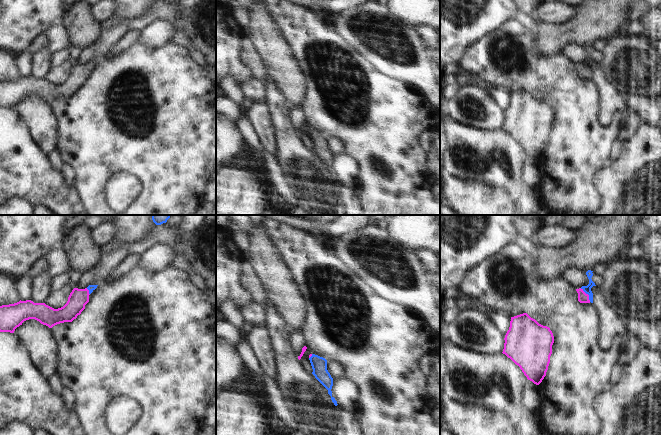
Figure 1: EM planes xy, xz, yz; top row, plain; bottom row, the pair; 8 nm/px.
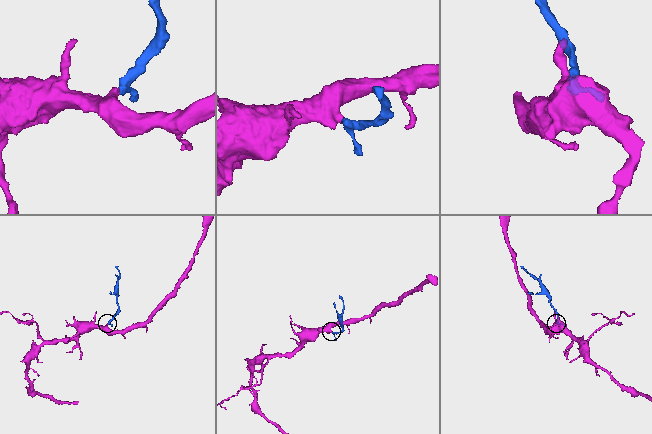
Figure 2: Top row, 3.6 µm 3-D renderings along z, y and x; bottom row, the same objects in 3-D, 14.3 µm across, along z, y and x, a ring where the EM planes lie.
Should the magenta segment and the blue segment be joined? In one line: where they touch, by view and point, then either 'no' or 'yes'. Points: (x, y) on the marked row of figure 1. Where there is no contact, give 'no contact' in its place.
contact yz (587, 294); yes

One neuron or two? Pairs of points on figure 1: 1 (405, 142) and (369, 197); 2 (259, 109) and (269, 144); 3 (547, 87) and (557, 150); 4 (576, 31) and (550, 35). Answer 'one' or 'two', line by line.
1: one
2: one
3: one
4: one

